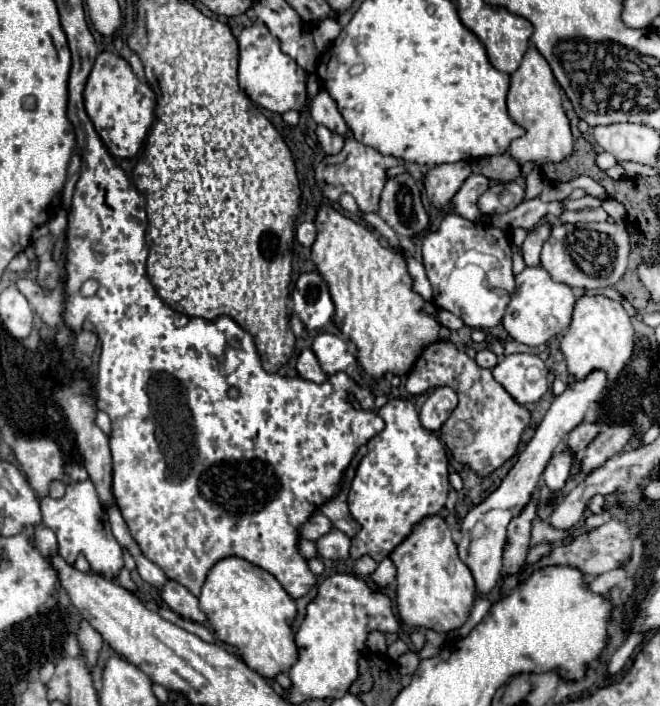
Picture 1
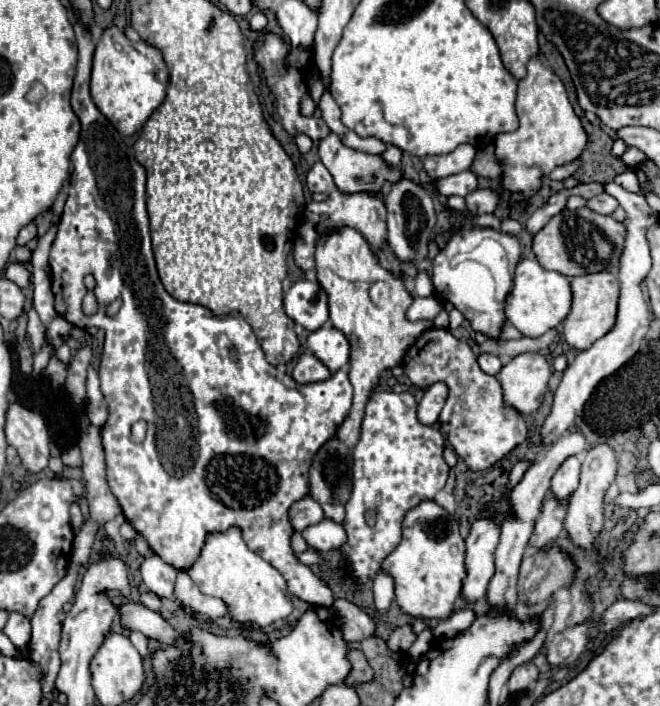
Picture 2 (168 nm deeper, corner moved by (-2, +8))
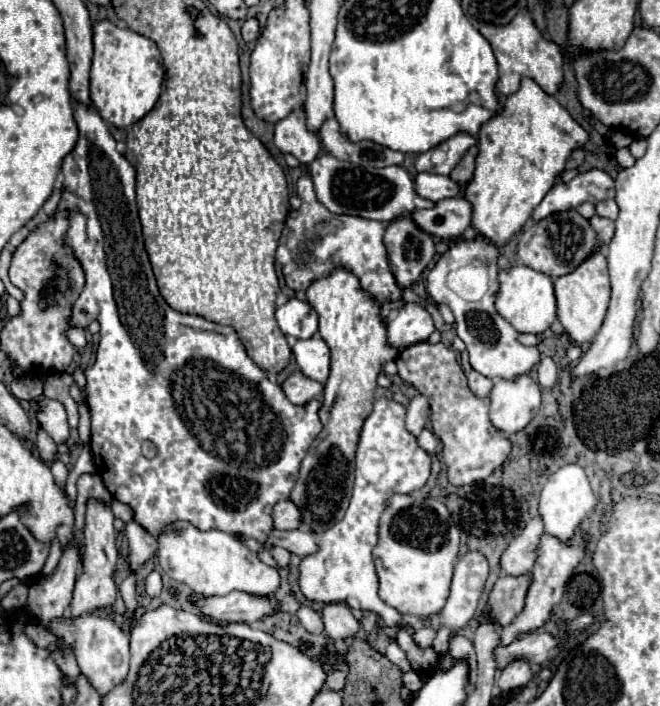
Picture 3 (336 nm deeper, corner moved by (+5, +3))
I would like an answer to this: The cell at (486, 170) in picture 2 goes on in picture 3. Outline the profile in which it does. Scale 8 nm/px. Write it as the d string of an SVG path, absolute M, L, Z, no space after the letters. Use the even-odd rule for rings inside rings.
M471 146L467 150L467 154L463 156L461 164L457 168L451 170L449 178L453 178L459 184L467 184L473 178L473 170L475 170L475 156L477 156L477 146Z

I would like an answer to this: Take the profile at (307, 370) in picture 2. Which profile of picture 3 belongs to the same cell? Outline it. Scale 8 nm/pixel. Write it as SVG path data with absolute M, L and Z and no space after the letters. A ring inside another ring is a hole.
M293 372L285 382L283 382L283 392L289 398L289 402L297 406L305 406L313 398L317 398L323 392L323 384L305 378L301 372Z

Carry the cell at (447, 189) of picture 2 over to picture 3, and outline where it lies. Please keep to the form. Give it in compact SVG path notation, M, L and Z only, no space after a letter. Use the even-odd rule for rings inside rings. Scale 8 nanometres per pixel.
M419 172L417 178L415 178L415 192L421 198L427 198L431 202L439 202L443 198L457 196L459 194L459 186L449 176Z

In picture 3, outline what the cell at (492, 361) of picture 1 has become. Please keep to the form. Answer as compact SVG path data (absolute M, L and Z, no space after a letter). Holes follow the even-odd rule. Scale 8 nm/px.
M471 370L471 372L467 374L467 382L469 382L471 392L473 392L477 398L487 398L489 392L491 392L491 388L493 388L493 382L491 382L489 378L481 376L481 374L475 372L475 370Z

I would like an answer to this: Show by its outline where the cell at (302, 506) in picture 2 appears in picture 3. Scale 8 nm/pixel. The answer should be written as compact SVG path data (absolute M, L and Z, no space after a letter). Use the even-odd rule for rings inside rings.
M291 500L277 502L273 508L273 526L277 530L295 530L301 526L301 514Z

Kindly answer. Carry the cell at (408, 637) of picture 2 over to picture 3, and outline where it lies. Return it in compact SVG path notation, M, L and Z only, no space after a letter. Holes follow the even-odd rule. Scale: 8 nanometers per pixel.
M399 628L397 630L397 636L395 636L395 642L401 646L401 650L407 654L407 658L409 658L409 662L411 662L411 668L415 670L415 672L431 672L437 664L439 664L439 654L435 654L435 650L433 648L427 648L427 650L423 650L423 648L419 648L415 642L413 642L413 638L403 630L403 628Z

